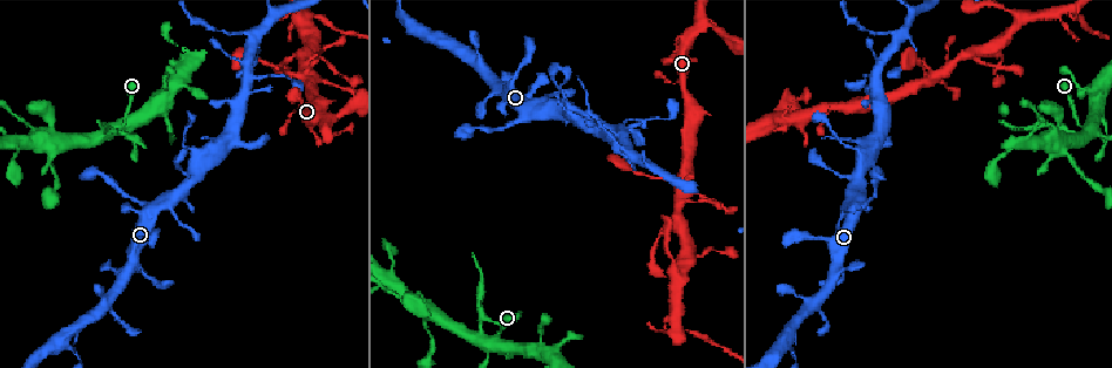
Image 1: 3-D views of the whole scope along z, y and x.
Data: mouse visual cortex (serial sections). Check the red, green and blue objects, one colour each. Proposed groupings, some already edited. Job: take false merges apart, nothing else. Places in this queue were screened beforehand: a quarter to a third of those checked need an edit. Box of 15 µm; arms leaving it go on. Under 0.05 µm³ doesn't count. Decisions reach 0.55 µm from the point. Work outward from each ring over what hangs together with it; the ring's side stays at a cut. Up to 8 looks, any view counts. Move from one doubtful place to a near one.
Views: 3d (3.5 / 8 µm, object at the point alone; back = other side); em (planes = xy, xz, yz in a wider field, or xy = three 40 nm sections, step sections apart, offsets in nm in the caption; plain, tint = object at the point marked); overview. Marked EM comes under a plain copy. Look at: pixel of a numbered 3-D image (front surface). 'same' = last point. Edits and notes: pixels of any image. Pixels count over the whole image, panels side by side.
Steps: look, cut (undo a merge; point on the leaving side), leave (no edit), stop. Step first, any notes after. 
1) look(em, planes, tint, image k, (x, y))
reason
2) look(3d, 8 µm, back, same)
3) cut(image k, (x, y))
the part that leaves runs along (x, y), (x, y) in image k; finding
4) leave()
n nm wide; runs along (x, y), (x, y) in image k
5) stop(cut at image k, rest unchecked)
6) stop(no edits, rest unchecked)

look(3d, 3.5 µm, image 1, (185, 145))
sudden change in width

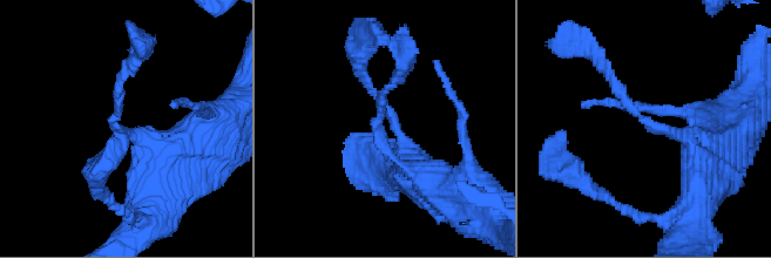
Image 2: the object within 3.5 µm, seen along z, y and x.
look(em, planes, tint, image 2, (380, 148))
arms of 150, 450 nm

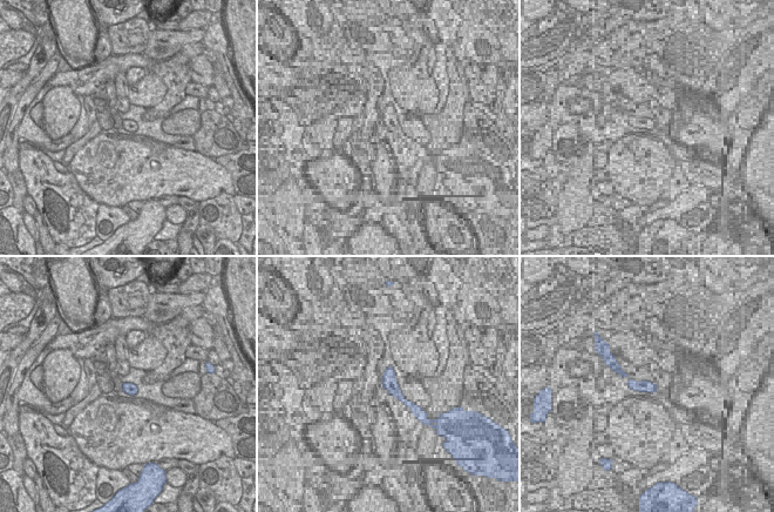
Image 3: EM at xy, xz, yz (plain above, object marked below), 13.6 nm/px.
leave()
runs along (705, 183), (691, 144), (649, 126), (613, 79) in image 2; continuous, no second cell

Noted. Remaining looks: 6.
look(3d, 3.5 µm, image 1, (78, 356))

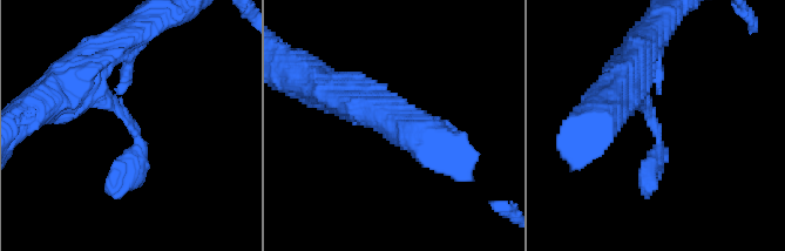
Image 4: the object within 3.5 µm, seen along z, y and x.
look(em, xy, step 1, tint, image 4, (132, 132))
need the tissue

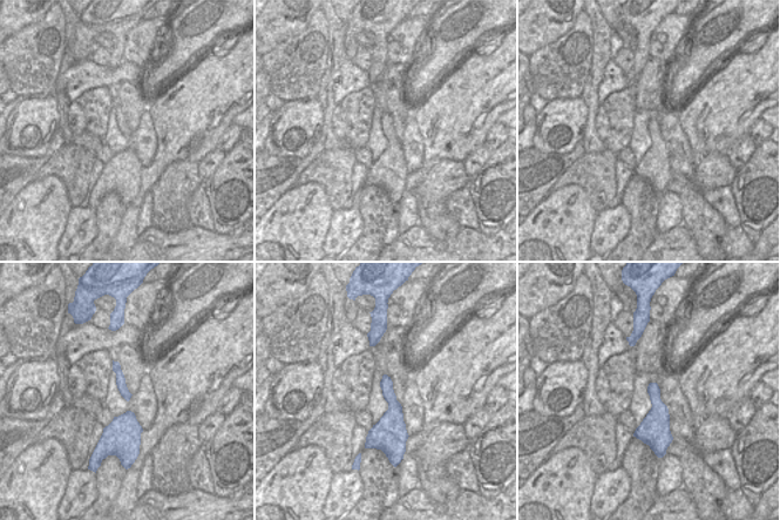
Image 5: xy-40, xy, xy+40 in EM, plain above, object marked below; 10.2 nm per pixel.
leave()
190 nm wide; runs along (87, 69), (137, 144), (108, 174) in image 4; one cell here

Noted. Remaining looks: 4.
look(3d, 8 µm, back, image 1, (689, 329))
narrows sharply

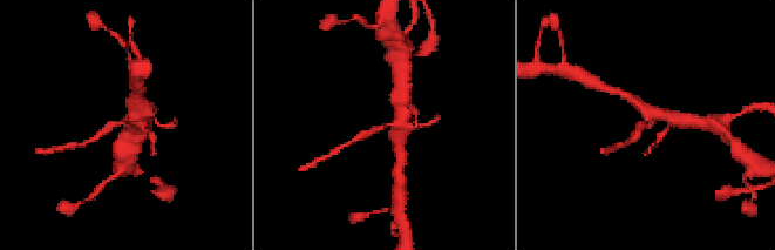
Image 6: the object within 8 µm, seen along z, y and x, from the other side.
look(3d, 3.5 µm, image 6, (121, 123))
zoom in

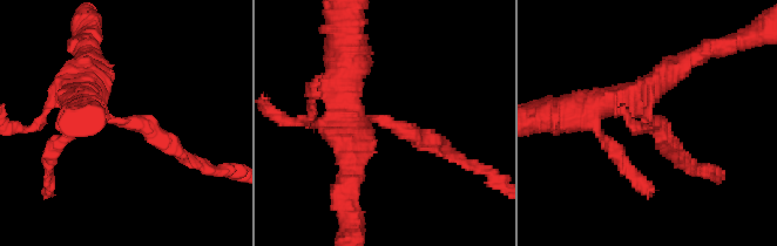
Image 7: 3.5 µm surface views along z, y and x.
look(em, planes, tint, image 7, (119, 125))
arms of 250, 400 nm

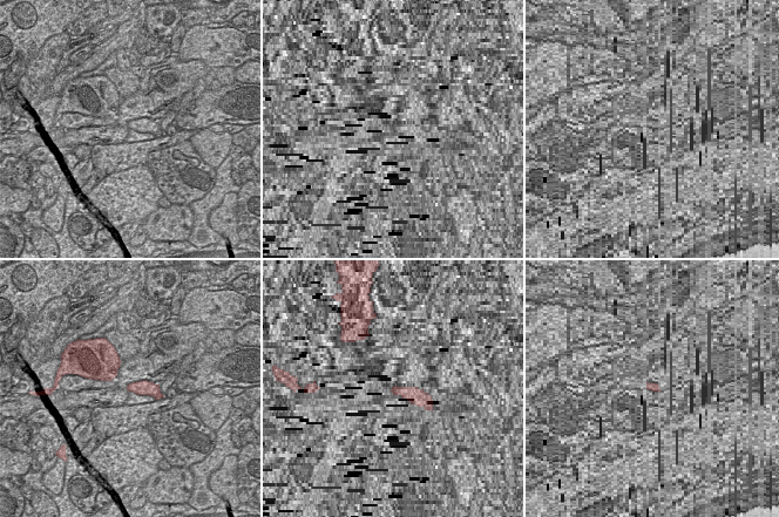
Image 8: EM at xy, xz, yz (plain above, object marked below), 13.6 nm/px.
cut(image 7, (663, 136))
two cells meet here

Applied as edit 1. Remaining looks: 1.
stop(cut at image 7, rest unchecked)

